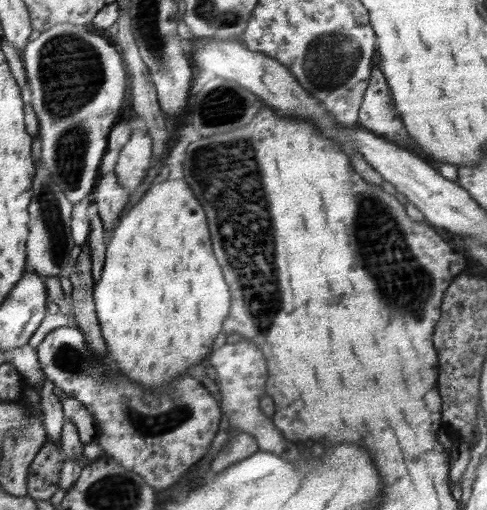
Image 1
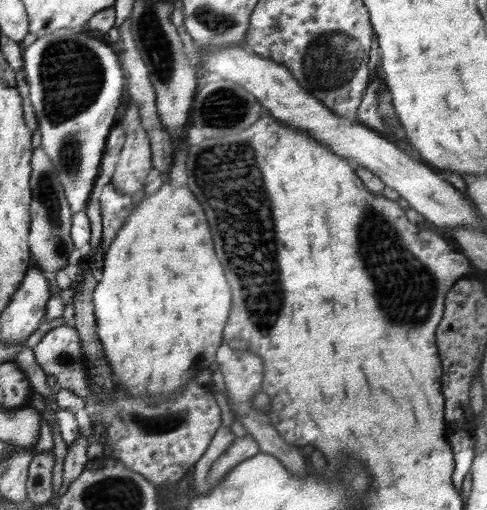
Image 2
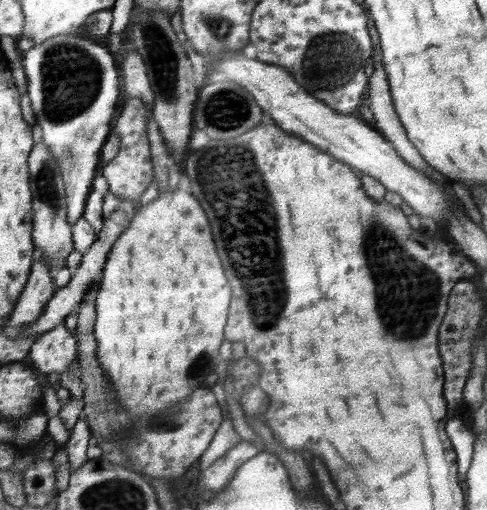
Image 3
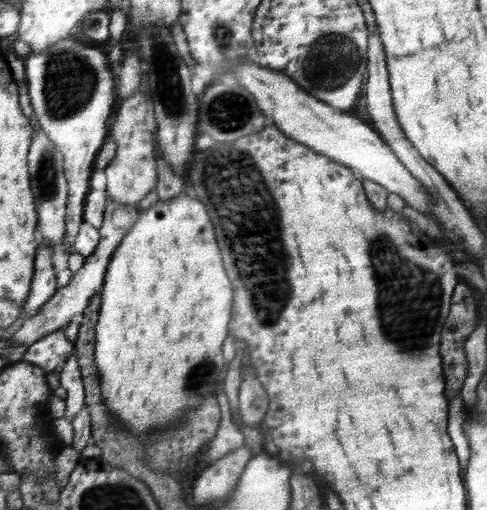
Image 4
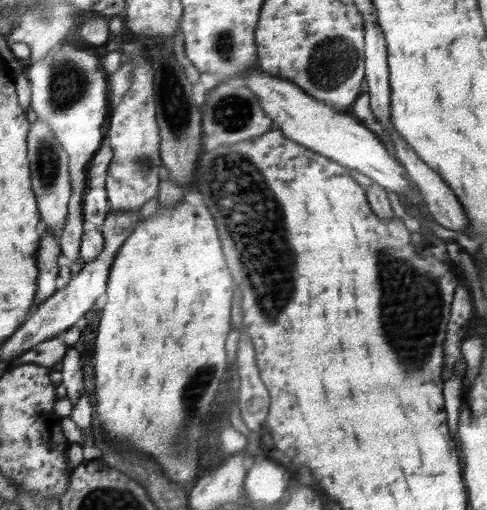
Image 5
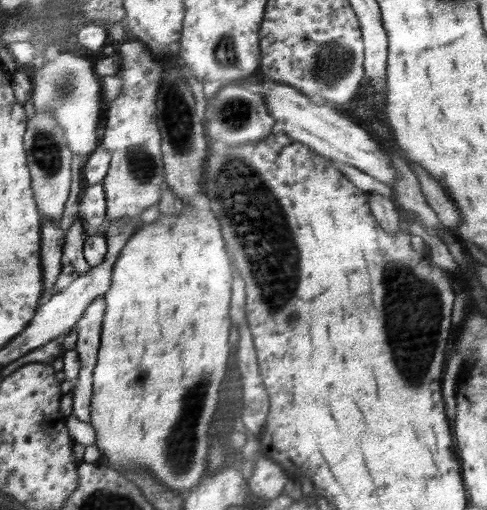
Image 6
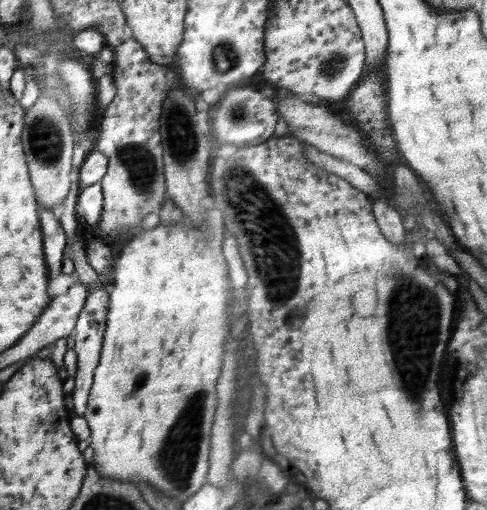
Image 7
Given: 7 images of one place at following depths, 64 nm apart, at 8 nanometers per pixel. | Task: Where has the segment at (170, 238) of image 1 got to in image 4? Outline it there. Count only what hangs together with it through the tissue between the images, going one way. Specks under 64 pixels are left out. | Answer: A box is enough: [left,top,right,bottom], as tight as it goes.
[95,193,232,442]

